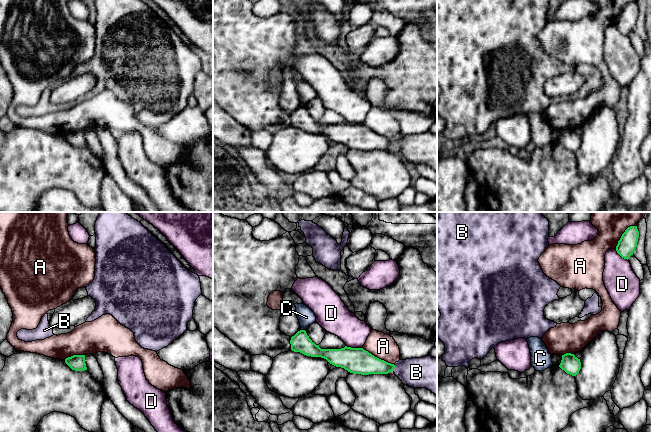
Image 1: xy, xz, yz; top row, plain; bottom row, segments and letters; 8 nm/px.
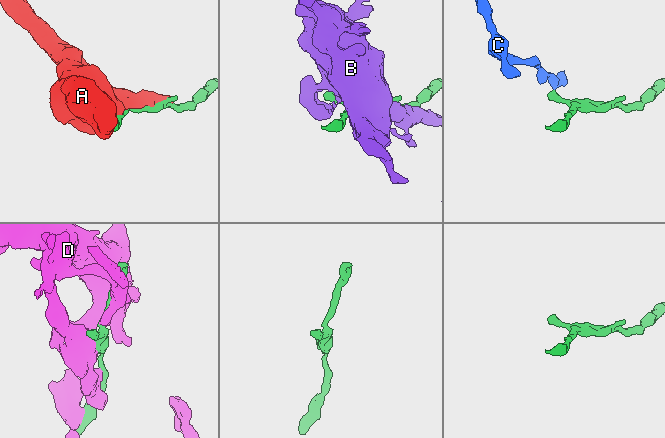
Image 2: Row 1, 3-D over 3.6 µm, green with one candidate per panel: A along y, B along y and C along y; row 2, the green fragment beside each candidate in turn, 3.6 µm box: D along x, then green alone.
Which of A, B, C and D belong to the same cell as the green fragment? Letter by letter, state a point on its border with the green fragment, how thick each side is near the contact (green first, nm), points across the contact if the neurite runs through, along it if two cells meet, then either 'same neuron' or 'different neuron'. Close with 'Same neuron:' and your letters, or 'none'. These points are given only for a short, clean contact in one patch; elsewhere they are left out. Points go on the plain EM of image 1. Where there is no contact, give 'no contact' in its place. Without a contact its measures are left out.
A: contact xz (378, 134); calibres 200 and 200 nm; different neuron
B: contact xz (394, 143); calibres 190 and 240 nm; different neuron
C: contact xz (303, 106); calibres 160 and 140 nm; border xz (301, 105), (304, 106); different neuron
D: contact xz (354, 124); calibres 200 and 220 nm; different neuron
Same neuron: none

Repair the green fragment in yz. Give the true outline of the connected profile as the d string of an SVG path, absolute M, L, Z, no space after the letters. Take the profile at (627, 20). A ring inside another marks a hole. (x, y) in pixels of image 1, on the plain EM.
M637 2L628 3L622 10L616 22L617 29L624 35L629 35L637 23L639 7Z

